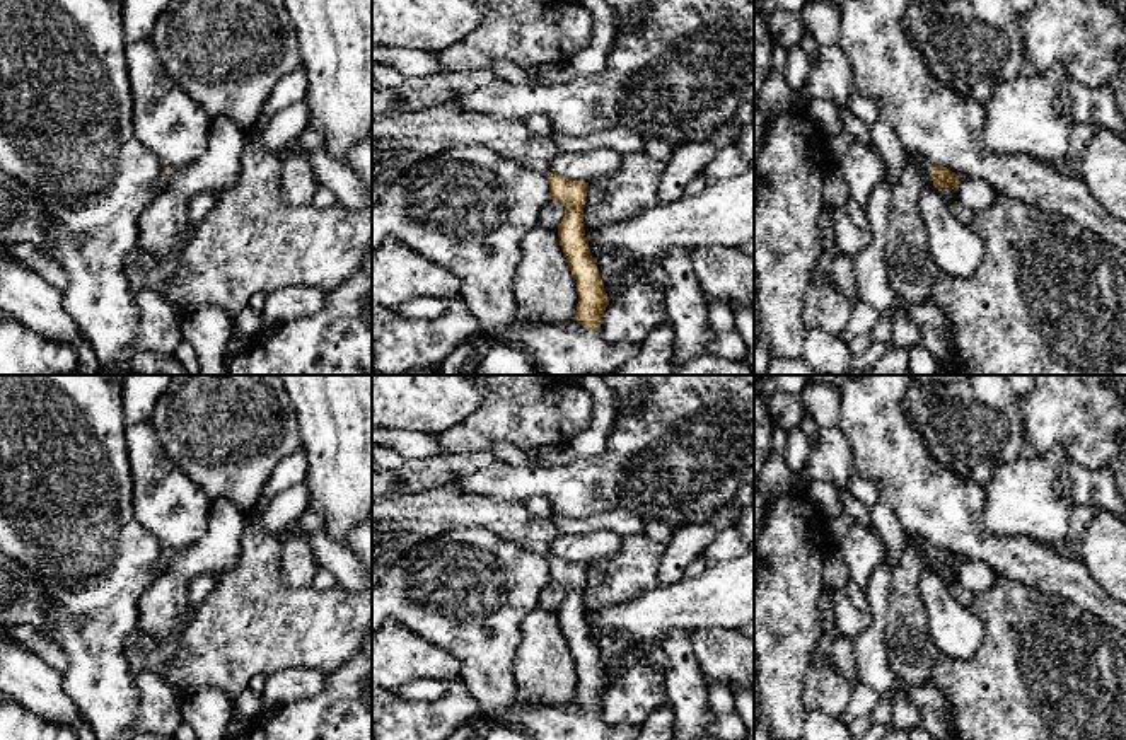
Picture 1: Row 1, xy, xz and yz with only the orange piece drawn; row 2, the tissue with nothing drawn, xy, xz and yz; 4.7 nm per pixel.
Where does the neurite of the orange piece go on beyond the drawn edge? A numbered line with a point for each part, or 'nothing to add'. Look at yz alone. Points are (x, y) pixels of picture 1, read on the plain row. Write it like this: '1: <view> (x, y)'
1: yz (910, 650)

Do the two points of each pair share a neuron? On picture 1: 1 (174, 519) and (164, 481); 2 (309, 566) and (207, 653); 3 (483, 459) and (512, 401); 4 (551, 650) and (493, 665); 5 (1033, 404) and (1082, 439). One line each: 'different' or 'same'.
1: same
2: different
3: different
4: different
5: same

